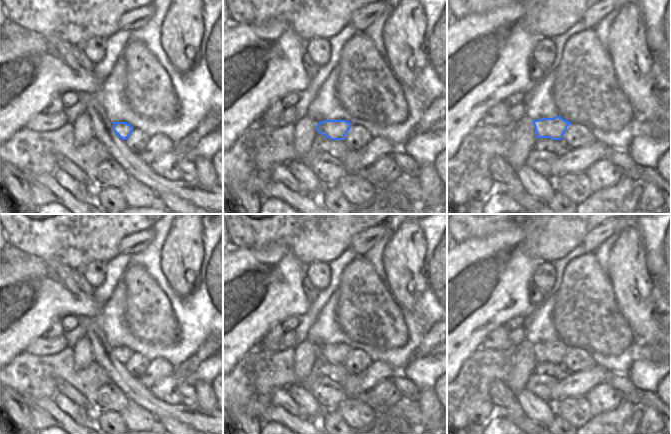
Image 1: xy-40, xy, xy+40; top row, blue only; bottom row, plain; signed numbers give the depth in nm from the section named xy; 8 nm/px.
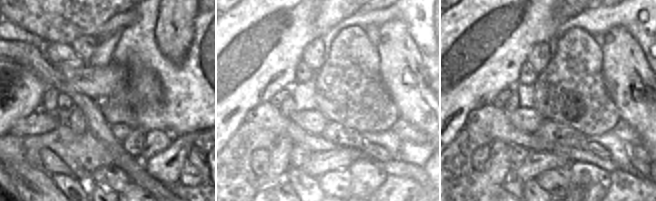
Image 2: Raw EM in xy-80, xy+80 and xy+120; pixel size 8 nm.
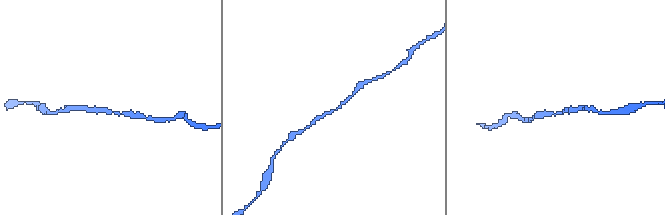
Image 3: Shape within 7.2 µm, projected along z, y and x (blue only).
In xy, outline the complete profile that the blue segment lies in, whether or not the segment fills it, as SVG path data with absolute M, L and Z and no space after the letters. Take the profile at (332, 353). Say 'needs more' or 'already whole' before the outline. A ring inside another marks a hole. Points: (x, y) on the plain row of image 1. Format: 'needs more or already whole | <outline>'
already whole | M324 344L317 348L317 356L330 364L343 364L350 351L346 344Z

